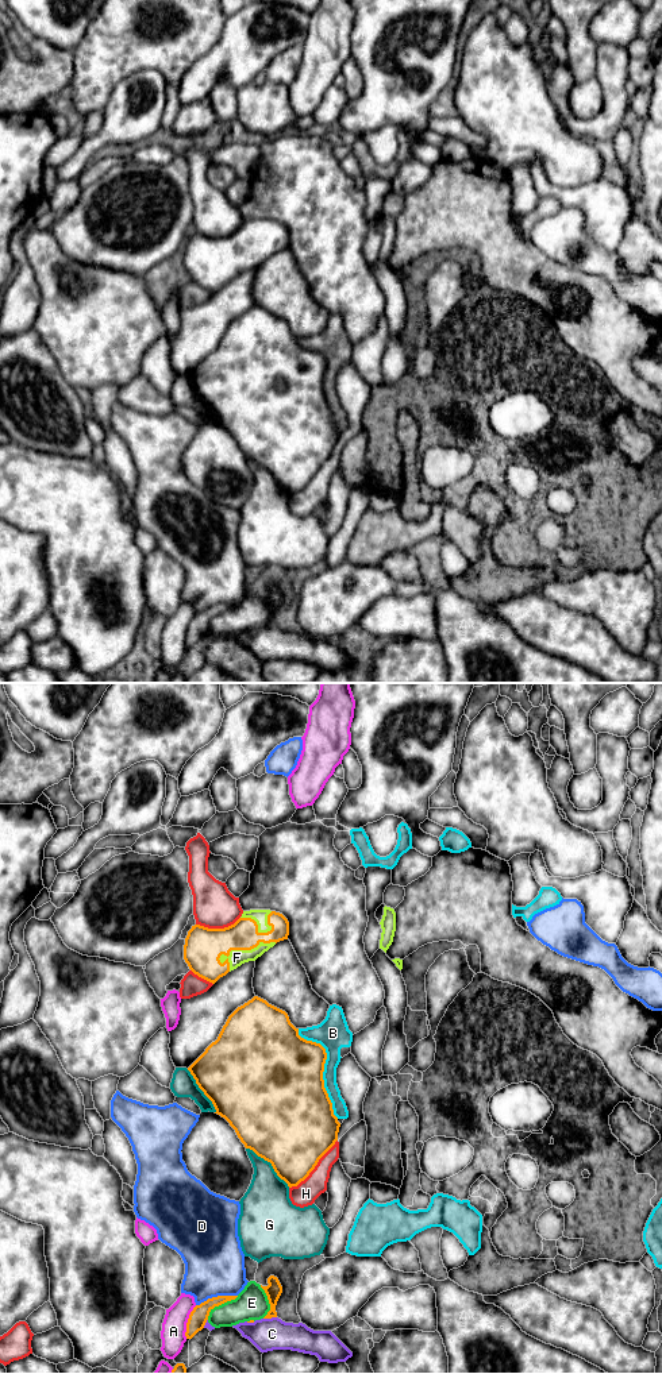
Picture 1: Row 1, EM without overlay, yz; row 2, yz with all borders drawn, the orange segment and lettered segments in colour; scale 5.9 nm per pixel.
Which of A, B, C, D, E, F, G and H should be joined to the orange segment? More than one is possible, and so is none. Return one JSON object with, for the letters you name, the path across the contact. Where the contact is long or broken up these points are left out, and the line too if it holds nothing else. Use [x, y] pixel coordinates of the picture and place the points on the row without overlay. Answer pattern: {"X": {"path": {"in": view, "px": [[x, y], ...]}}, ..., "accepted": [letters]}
{"accepted": ["F"]}

